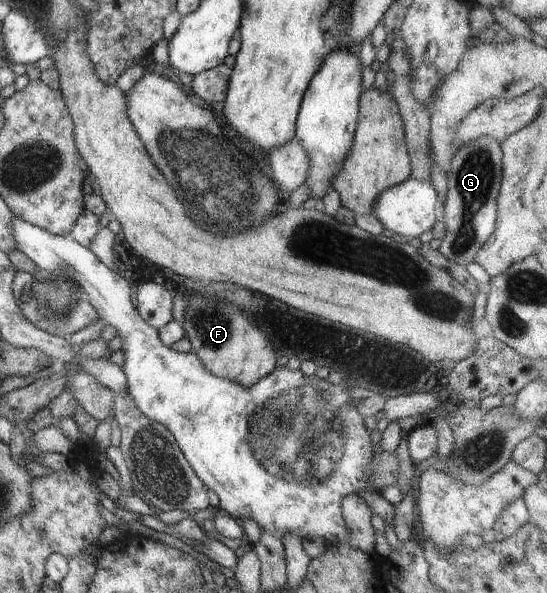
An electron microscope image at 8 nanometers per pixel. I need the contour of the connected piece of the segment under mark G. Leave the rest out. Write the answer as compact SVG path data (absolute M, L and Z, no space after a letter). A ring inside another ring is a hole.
M489 135L457 147L447 172L448 192L445 199L445 237L438 250L451 263L467 266L474 261L483 243L493 233L497 219L497 196L503 179L502 147Z

